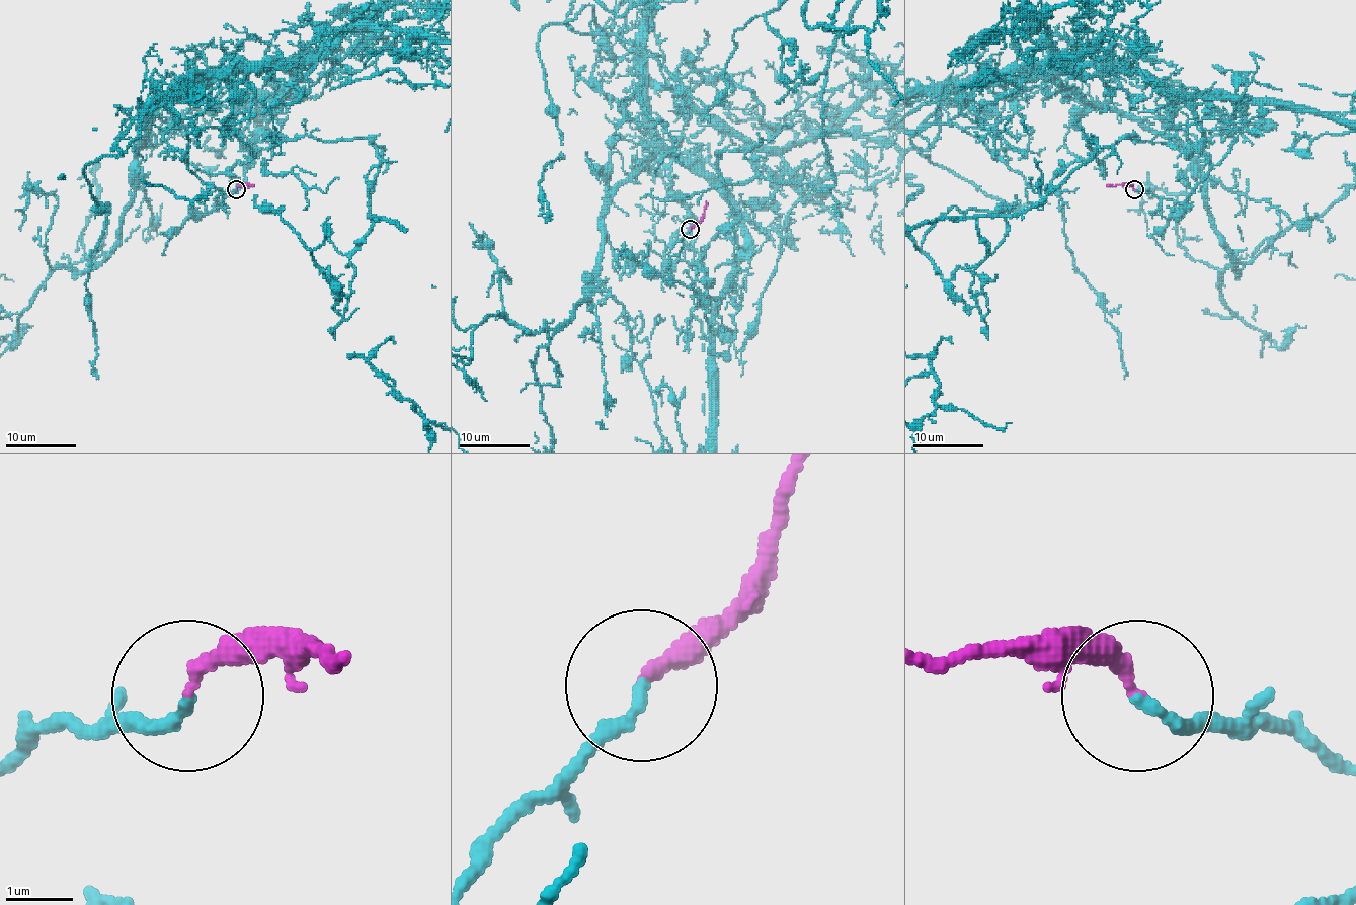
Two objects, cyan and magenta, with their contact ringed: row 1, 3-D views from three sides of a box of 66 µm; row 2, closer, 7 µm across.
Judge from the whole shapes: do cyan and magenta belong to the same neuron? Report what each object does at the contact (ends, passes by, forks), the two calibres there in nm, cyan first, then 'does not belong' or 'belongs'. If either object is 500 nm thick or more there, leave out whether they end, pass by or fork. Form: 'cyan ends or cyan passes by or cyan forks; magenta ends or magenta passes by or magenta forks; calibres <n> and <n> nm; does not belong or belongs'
cyan ends; magenta ends; calibres 170 and 200 nm; belongs

